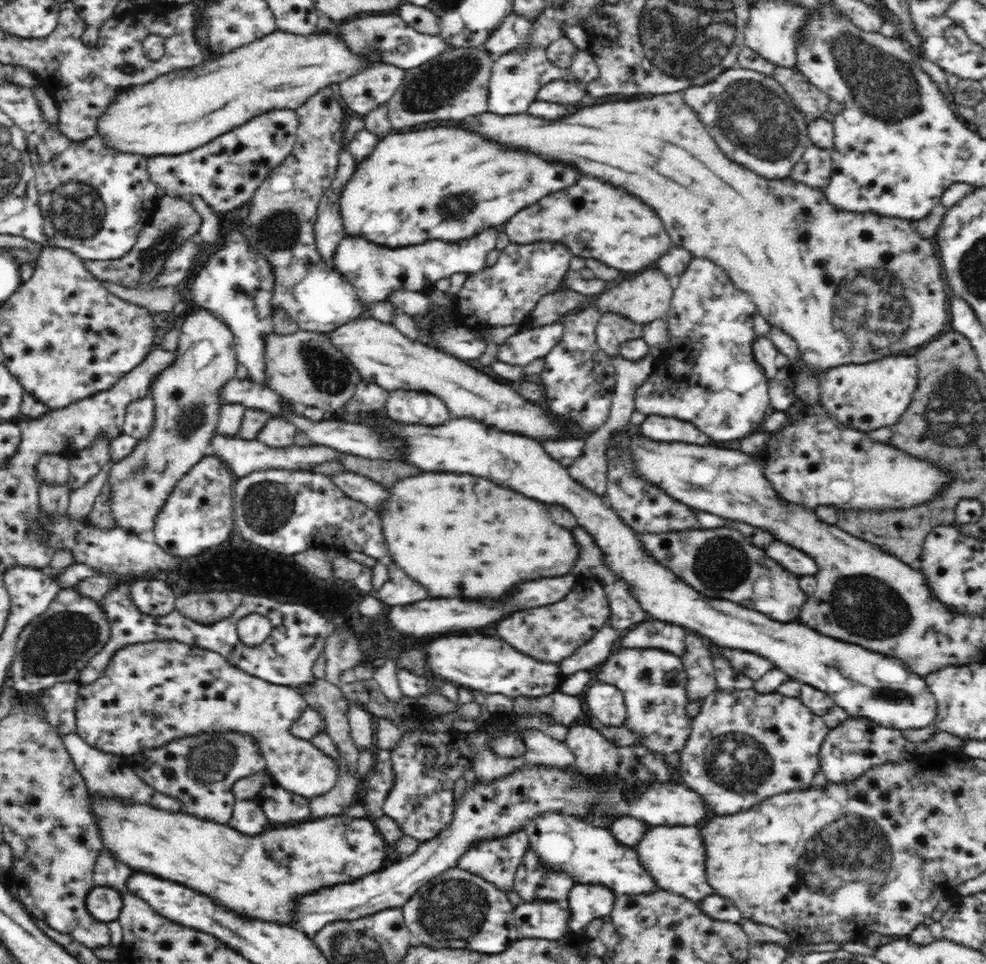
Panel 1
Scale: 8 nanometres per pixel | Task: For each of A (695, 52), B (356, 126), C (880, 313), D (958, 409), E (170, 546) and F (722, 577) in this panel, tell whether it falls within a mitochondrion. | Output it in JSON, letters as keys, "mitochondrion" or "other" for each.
{"A":"mitochondrion","B":"other","C":"mitochondrion","D":"mitochondrion","E":"other","F":"mitochondrion"}

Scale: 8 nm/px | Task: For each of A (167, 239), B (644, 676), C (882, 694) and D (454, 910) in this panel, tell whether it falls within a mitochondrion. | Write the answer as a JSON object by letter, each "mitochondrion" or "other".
{"A":"mitochondrion","B":"mitochondrion","C":"mitochondrion","D":"mitochondrion"}

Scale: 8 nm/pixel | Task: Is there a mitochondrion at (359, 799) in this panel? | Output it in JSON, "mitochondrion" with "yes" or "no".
{"mitochondrion":"no"}

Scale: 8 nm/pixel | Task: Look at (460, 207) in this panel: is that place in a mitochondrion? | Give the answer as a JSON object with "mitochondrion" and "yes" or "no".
{"mitochondrion":"yes"}

